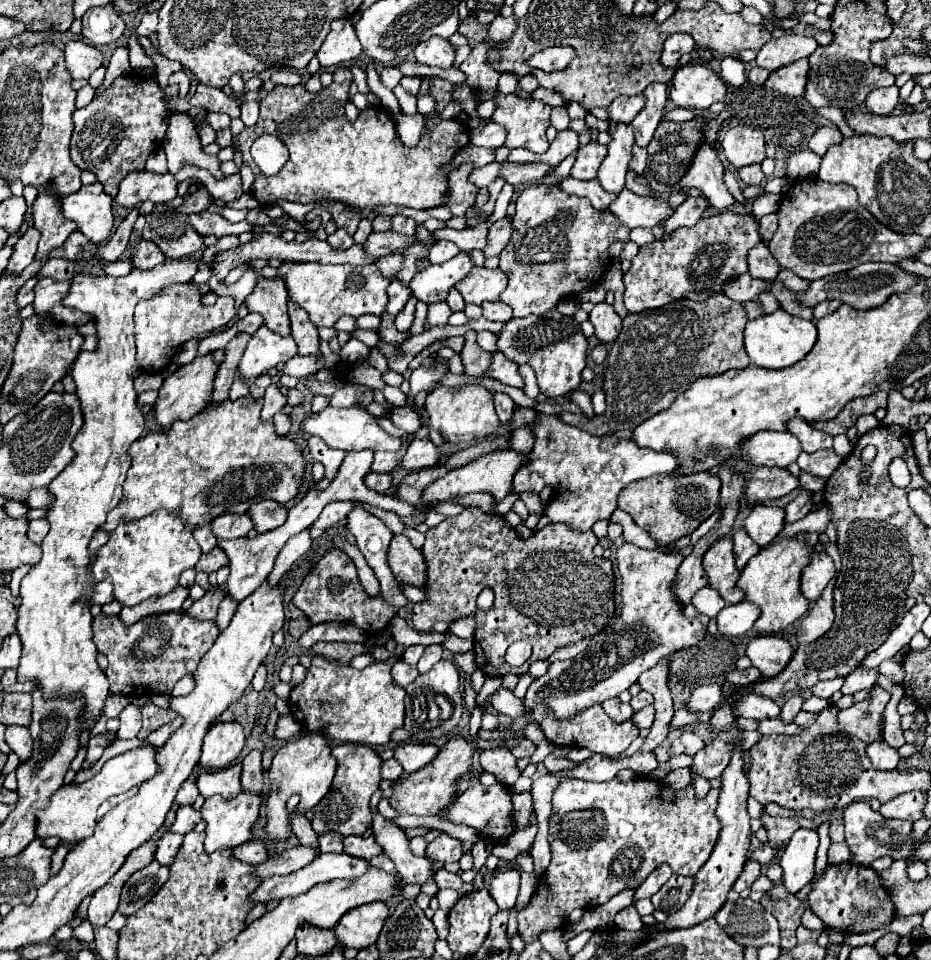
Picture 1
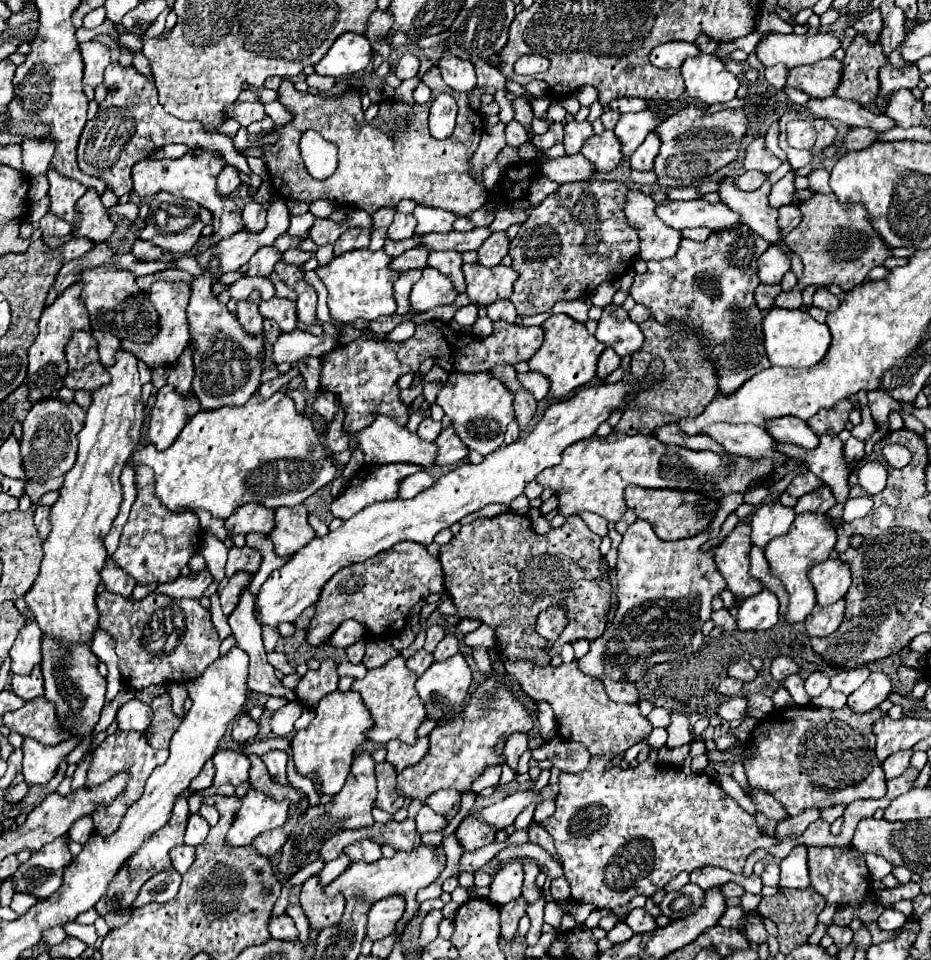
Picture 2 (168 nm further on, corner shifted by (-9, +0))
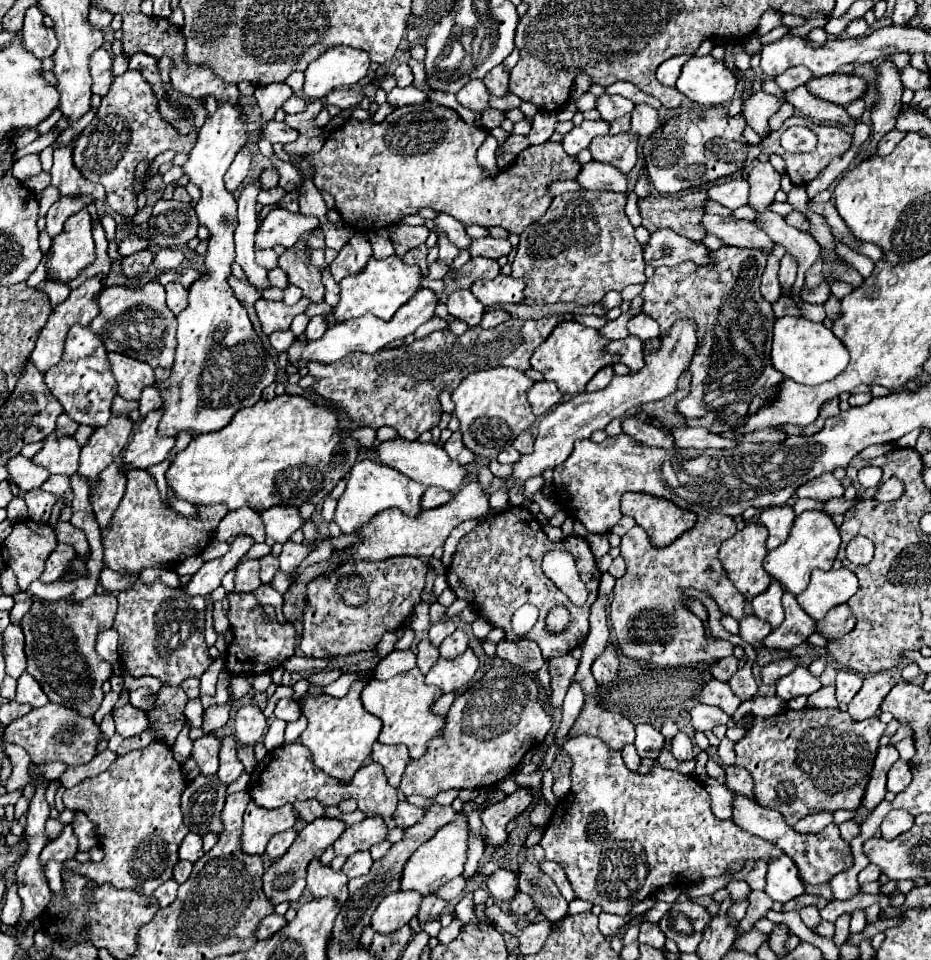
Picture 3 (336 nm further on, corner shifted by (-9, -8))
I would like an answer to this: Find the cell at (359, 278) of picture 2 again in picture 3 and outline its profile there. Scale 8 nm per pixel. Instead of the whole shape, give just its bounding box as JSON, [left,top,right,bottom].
[334,255,420,321]

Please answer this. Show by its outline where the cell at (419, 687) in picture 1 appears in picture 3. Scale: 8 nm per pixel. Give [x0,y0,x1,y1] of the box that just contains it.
[426,649,478,693]

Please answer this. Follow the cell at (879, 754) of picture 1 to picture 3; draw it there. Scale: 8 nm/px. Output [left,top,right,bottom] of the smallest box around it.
[888,761,912,793]

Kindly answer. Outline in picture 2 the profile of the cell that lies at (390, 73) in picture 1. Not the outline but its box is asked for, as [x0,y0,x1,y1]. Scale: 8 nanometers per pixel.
[394,53,420,81]

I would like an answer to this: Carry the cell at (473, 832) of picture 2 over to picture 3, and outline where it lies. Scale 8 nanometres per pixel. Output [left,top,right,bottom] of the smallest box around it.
[480,787,532,847]

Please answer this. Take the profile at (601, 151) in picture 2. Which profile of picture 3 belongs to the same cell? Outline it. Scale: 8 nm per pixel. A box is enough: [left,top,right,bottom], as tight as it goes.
[590,135,638,173]

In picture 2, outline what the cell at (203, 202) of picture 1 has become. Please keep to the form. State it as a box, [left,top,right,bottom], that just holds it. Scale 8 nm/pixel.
[218,165,240,197]

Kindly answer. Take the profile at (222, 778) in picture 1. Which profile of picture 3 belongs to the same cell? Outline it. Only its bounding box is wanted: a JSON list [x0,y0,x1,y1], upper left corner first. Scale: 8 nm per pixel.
[218,737,244,785]

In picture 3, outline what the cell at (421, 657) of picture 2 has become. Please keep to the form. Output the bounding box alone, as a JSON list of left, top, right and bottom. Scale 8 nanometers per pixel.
[418,639,440,675]

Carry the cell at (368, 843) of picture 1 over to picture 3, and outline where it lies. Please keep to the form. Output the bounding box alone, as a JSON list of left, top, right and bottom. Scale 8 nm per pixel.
[342,851,374,879]

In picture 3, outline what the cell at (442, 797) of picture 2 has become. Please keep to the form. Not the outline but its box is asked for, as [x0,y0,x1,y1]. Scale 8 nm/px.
[394,801,426,827]

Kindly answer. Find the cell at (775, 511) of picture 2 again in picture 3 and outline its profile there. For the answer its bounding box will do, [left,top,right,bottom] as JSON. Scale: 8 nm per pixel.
[760,505,796,549]

